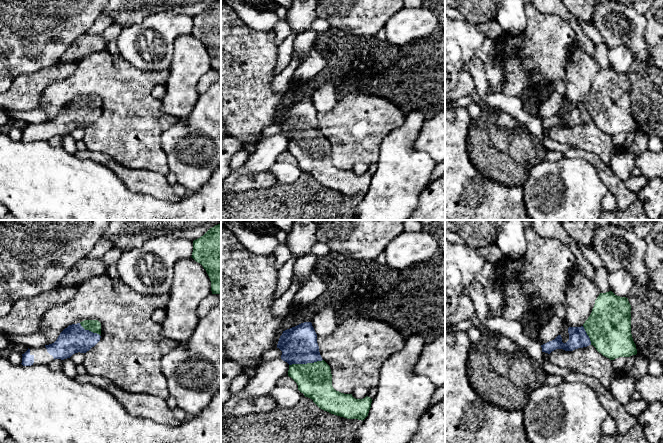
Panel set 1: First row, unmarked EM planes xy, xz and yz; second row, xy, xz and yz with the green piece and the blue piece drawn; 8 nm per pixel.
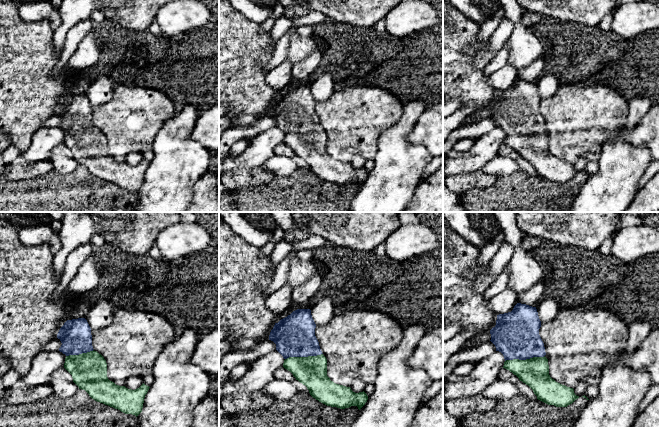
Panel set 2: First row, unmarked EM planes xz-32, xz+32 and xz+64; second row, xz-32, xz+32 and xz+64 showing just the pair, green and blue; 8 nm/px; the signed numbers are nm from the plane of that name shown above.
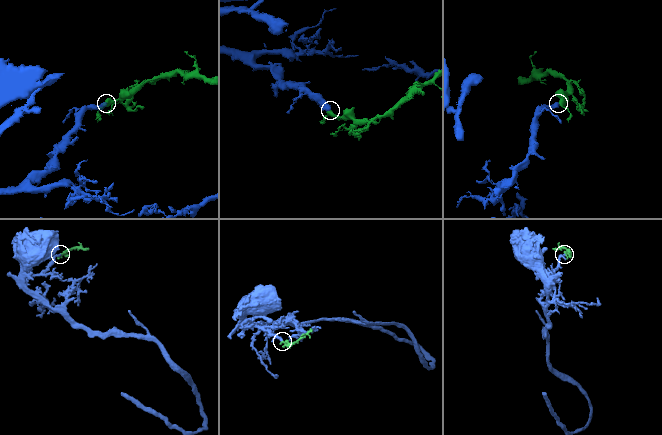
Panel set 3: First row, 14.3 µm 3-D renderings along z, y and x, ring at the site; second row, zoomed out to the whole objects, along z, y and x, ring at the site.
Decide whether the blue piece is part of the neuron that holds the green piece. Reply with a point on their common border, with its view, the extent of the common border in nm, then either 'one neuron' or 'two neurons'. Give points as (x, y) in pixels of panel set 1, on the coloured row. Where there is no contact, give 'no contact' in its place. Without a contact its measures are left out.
xz (305, 364) | 280 nm | one neuron

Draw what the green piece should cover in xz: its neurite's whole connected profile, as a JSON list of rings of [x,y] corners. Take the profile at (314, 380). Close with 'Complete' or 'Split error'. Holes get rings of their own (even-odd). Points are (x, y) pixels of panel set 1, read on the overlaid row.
[[[311,322],[283,331],[277,348],[282,351],[281,359],[289,364],[288,376],[320,409],[347,419],[363,421],[368,416],[370,397],[356,399],[333,388],[331,369],[320,355]]]. Split error

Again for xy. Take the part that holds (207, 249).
[[[221,224],[193,241],[191,257],[206,270],[212,294],[221,294]]]. Complete

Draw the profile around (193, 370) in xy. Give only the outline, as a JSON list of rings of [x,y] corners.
[[[221,294],[216,295],[220,300],[219,304],[199,319],[192,336],[179,343],[176,349],[161,360],[161,370],[167,381],[169,395],[175,398],[177,407],[184,410],[188,417],[198,416],[221,389]]]

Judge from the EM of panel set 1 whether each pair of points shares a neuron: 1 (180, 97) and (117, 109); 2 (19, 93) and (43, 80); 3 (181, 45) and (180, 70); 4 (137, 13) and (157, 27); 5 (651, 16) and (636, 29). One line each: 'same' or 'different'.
1: different
2: same
3: same
4: different
5: different

